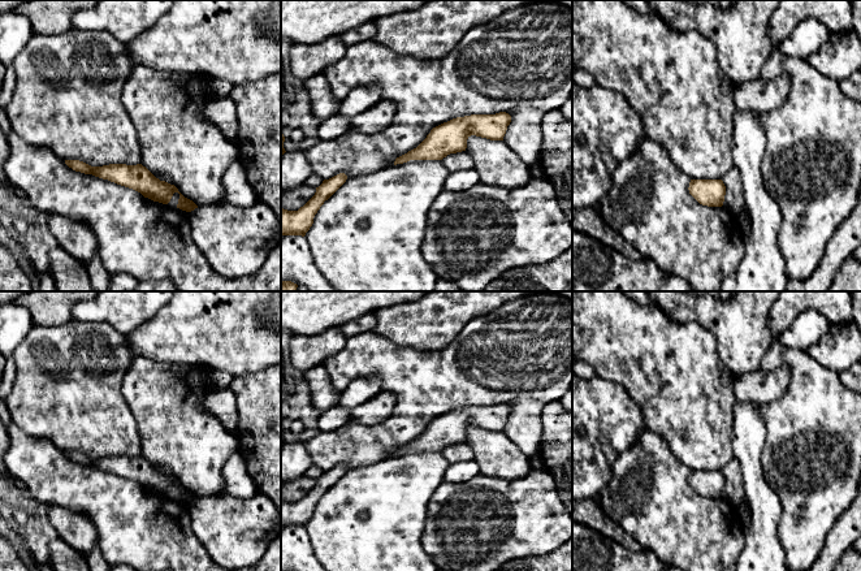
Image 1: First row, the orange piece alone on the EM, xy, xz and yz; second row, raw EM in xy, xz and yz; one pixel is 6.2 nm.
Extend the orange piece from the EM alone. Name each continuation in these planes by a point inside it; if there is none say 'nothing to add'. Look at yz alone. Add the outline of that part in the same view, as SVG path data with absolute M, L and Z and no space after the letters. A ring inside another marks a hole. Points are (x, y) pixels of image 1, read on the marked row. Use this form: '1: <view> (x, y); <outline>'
nothing to add

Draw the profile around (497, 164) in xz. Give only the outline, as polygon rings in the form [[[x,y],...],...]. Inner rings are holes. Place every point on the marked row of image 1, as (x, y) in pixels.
[[[471,135],[466,152],[473,160],[480,183],[503,189],[518,189],[532,178],[527,165],[503,140],[490,140]]]

